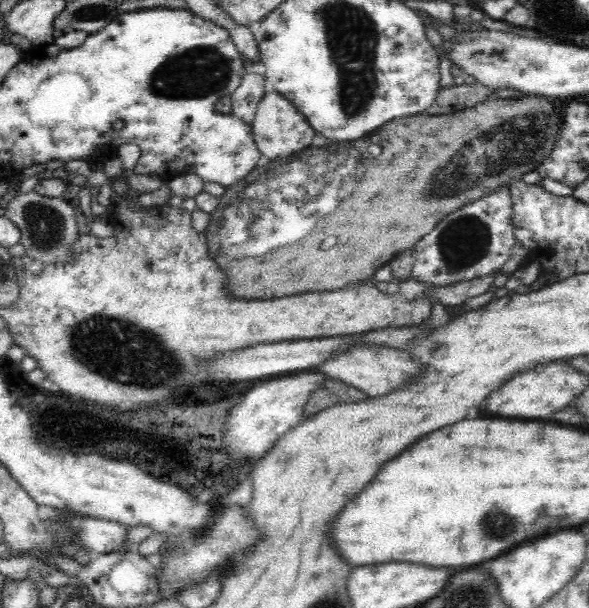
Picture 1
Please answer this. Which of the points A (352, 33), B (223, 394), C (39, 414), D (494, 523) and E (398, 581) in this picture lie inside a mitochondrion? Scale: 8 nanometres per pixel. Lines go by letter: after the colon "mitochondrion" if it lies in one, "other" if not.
A: mitochondrion
B: other
C: other
D: mitochondrion
E: other

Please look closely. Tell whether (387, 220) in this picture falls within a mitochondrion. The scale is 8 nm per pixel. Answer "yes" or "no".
no

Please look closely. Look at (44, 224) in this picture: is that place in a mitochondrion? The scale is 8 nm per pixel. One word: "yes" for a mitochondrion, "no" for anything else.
yes

